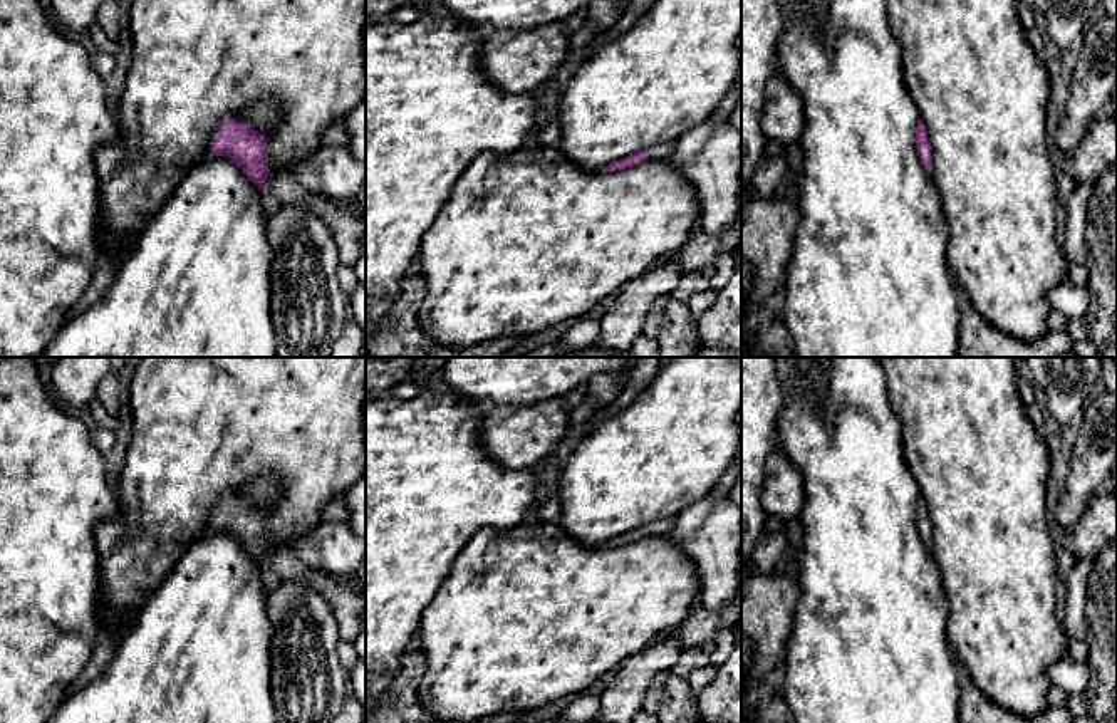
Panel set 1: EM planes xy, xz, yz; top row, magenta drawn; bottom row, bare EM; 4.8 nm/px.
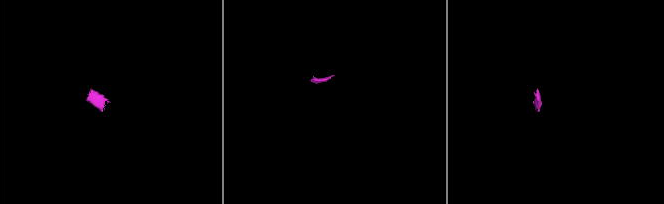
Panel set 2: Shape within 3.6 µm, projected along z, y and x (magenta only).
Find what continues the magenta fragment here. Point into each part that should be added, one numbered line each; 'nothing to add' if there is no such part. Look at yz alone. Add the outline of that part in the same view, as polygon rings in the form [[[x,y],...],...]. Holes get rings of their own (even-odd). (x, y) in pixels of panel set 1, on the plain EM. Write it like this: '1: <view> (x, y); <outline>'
nothing to add

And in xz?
1: xz (658, 529); [[[666,518],[646,527],[646,537],[666,537],[668,532],[674,527],[676,518]]]

